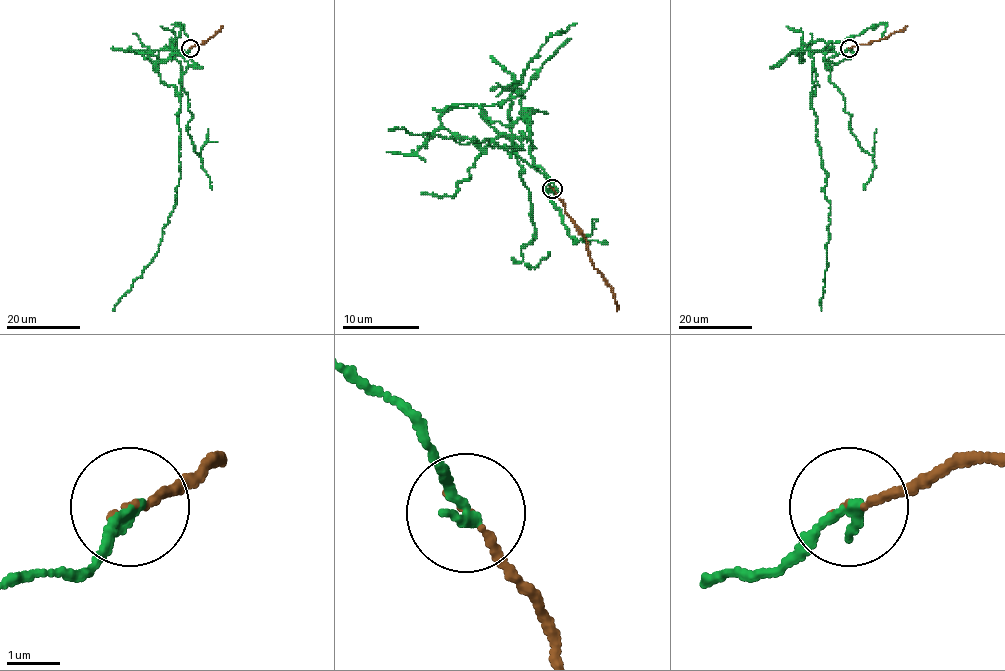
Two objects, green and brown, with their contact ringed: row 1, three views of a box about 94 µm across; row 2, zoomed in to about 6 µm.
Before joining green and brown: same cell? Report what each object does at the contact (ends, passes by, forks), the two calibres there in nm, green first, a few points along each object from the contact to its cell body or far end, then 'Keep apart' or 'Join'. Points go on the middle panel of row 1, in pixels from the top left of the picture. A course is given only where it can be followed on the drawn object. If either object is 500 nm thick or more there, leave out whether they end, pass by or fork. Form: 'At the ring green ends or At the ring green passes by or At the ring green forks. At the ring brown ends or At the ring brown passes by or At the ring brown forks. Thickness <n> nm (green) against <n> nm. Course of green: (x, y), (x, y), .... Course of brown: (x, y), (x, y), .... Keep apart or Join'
At the ring green ends. At the ring brown ends. Thickness 240 nm (green) against 110 nm. Course of green: (551, 188), (509, 136), (482, 148), (440, 115), (475, 104), (511, 125), (530, 107), (523, 150), (388, 129). Course of brown: (551, 188), (576, 230), (586, 240), (594, 267), (611, 288), (617, 311). Keep apart

